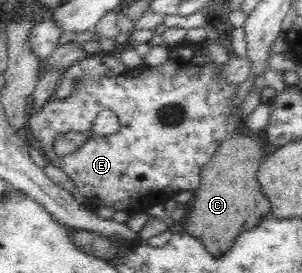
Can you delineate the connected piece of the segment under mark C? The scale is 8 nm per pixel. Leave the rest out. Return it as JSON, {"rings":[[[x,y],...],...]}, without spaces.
{"rings":[[[244,129],[225,139],[211,161],[203,167],[191,208],[178,227],[199,239],[212,255],[222,255],[228,251],[236,237],[245,231],[244,225],[254,225],[256,217],[271,214],[272,204],[257,178],[258,168],[265,157],[260,143]]]}

